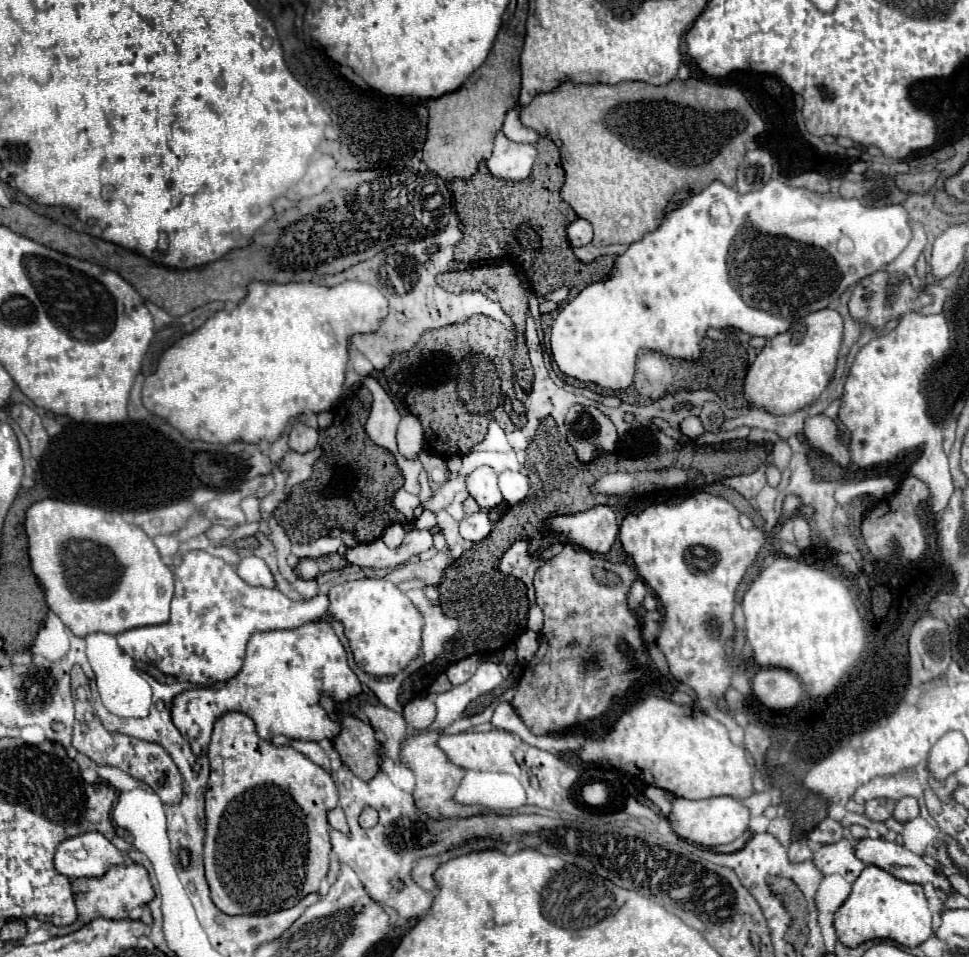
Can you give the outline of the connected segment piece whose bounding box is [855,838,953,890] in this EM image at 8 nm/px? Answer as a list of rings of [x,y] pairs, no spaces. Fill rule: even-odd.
[[[861,838],[855,844],[855,856],[865,864],[875,864],[899,880],[927,884],[931,882],[937,888],[953,890],[945,874],[935,874],[933,866],[929,866],[923,856],[913,854],[903,844],[885,840],[885,838]]]

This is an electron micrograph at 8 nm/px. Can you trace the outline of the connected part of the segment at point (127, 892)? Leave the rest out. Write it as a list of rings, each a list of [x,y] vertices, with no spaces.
[[[141,864],[131,866],[111,866],[101,878],[77,878],[73,880],[73,892],[83,892],[75,896],[79,918],[71,926],[53,926],[43,924],[45,930],[49,930],[53,936],[65,936],[71,932],[77,932],[81,926],[91,922],[93,918],[109,918],[109,920],[125,920],[129,912],[137,906],[145,906],[155,898],[155,892],[149,882],[149,874]]]

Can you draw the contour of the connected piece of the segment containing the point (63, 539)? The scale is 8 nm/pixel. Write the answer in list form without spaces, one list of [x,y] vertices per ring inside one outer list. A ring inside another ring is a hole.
[[[39,500],[27,510],[25,530],[31,546],[31,570],[35,570],[35,576],[47,590],[47,604],[75,636],[93,632],[119,634],[169,620],[169,604],[175,594],[173,568],[161,560],[153,538],[139,526],[125,522],[119,512],[75,502]]]

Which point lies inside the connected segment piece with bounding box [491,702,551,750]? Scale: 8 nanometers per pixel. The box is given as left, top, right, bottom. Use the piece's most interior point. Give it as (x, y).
(504, 717)

